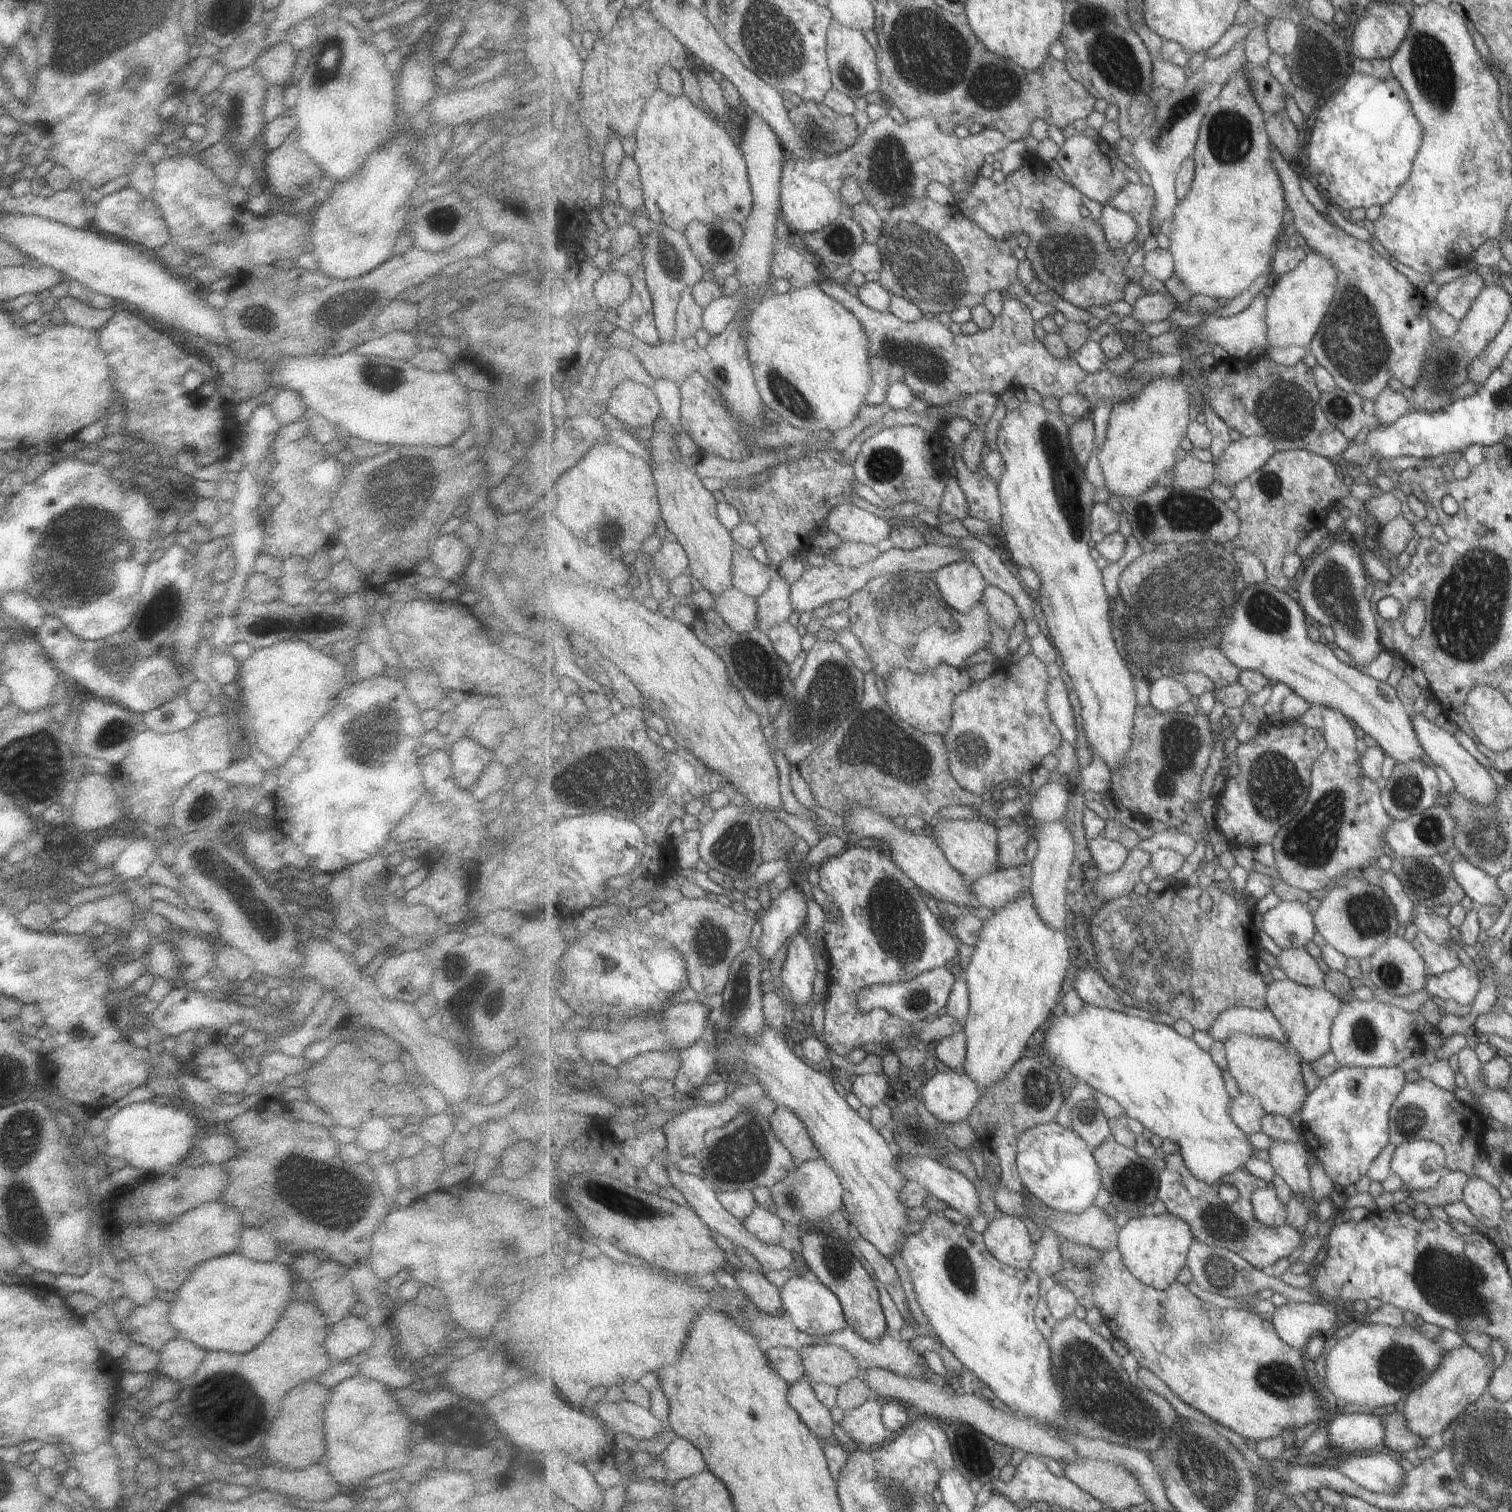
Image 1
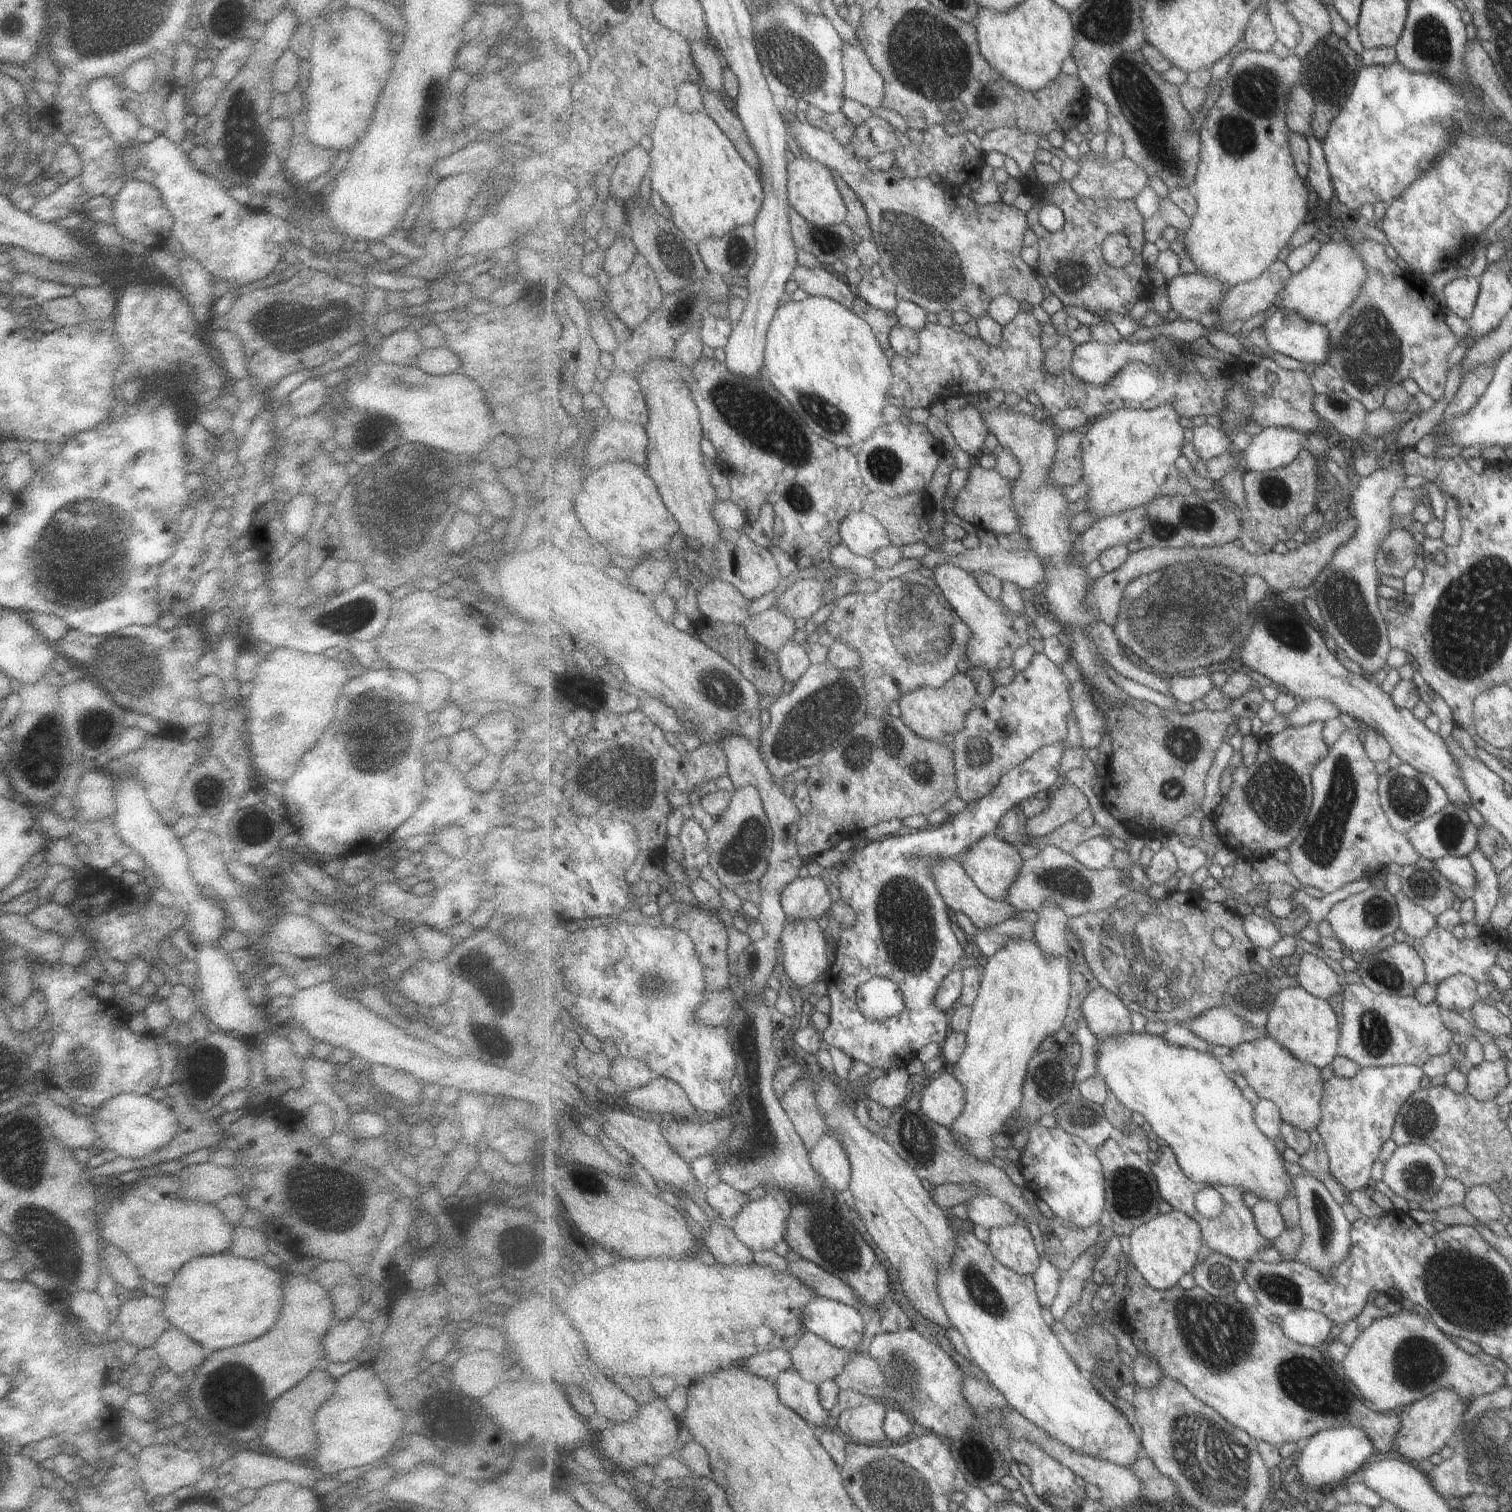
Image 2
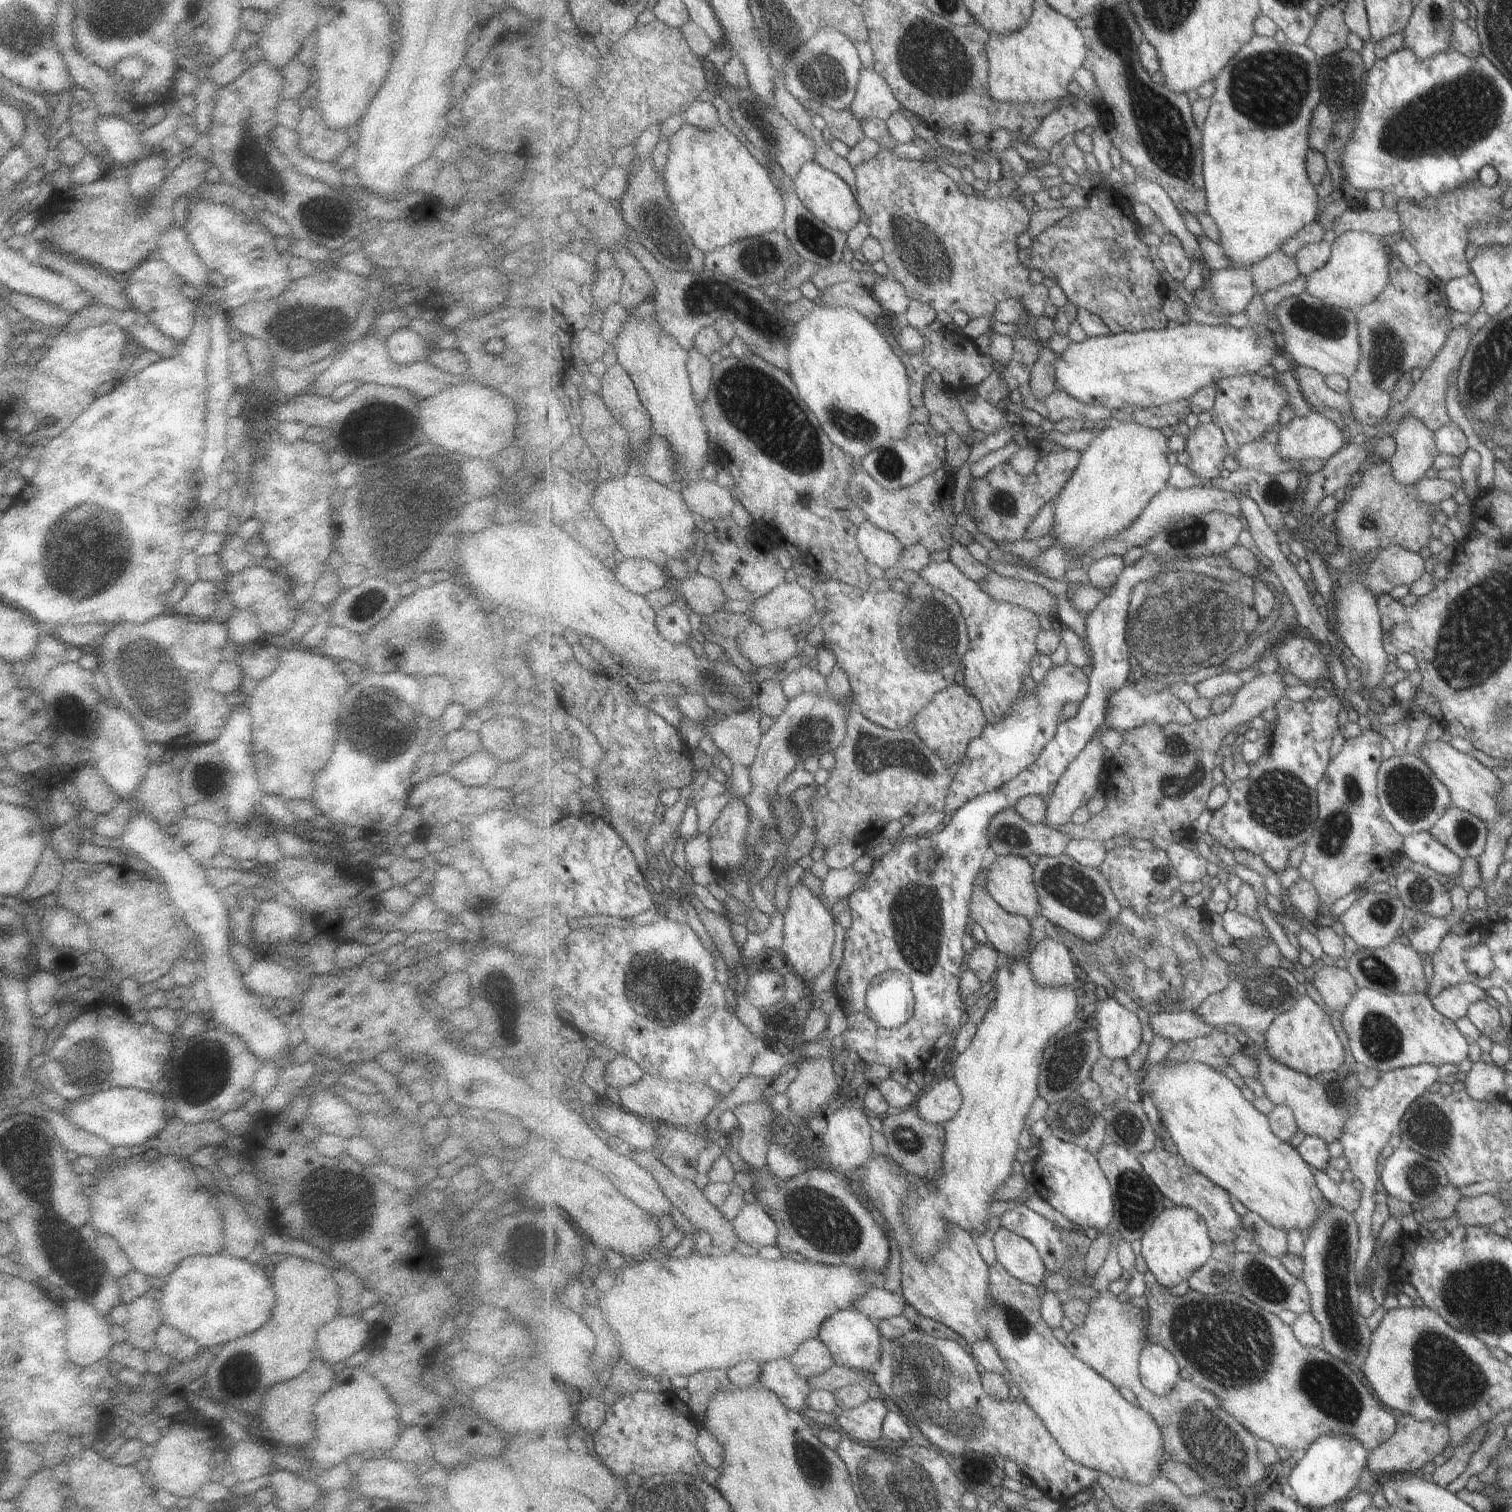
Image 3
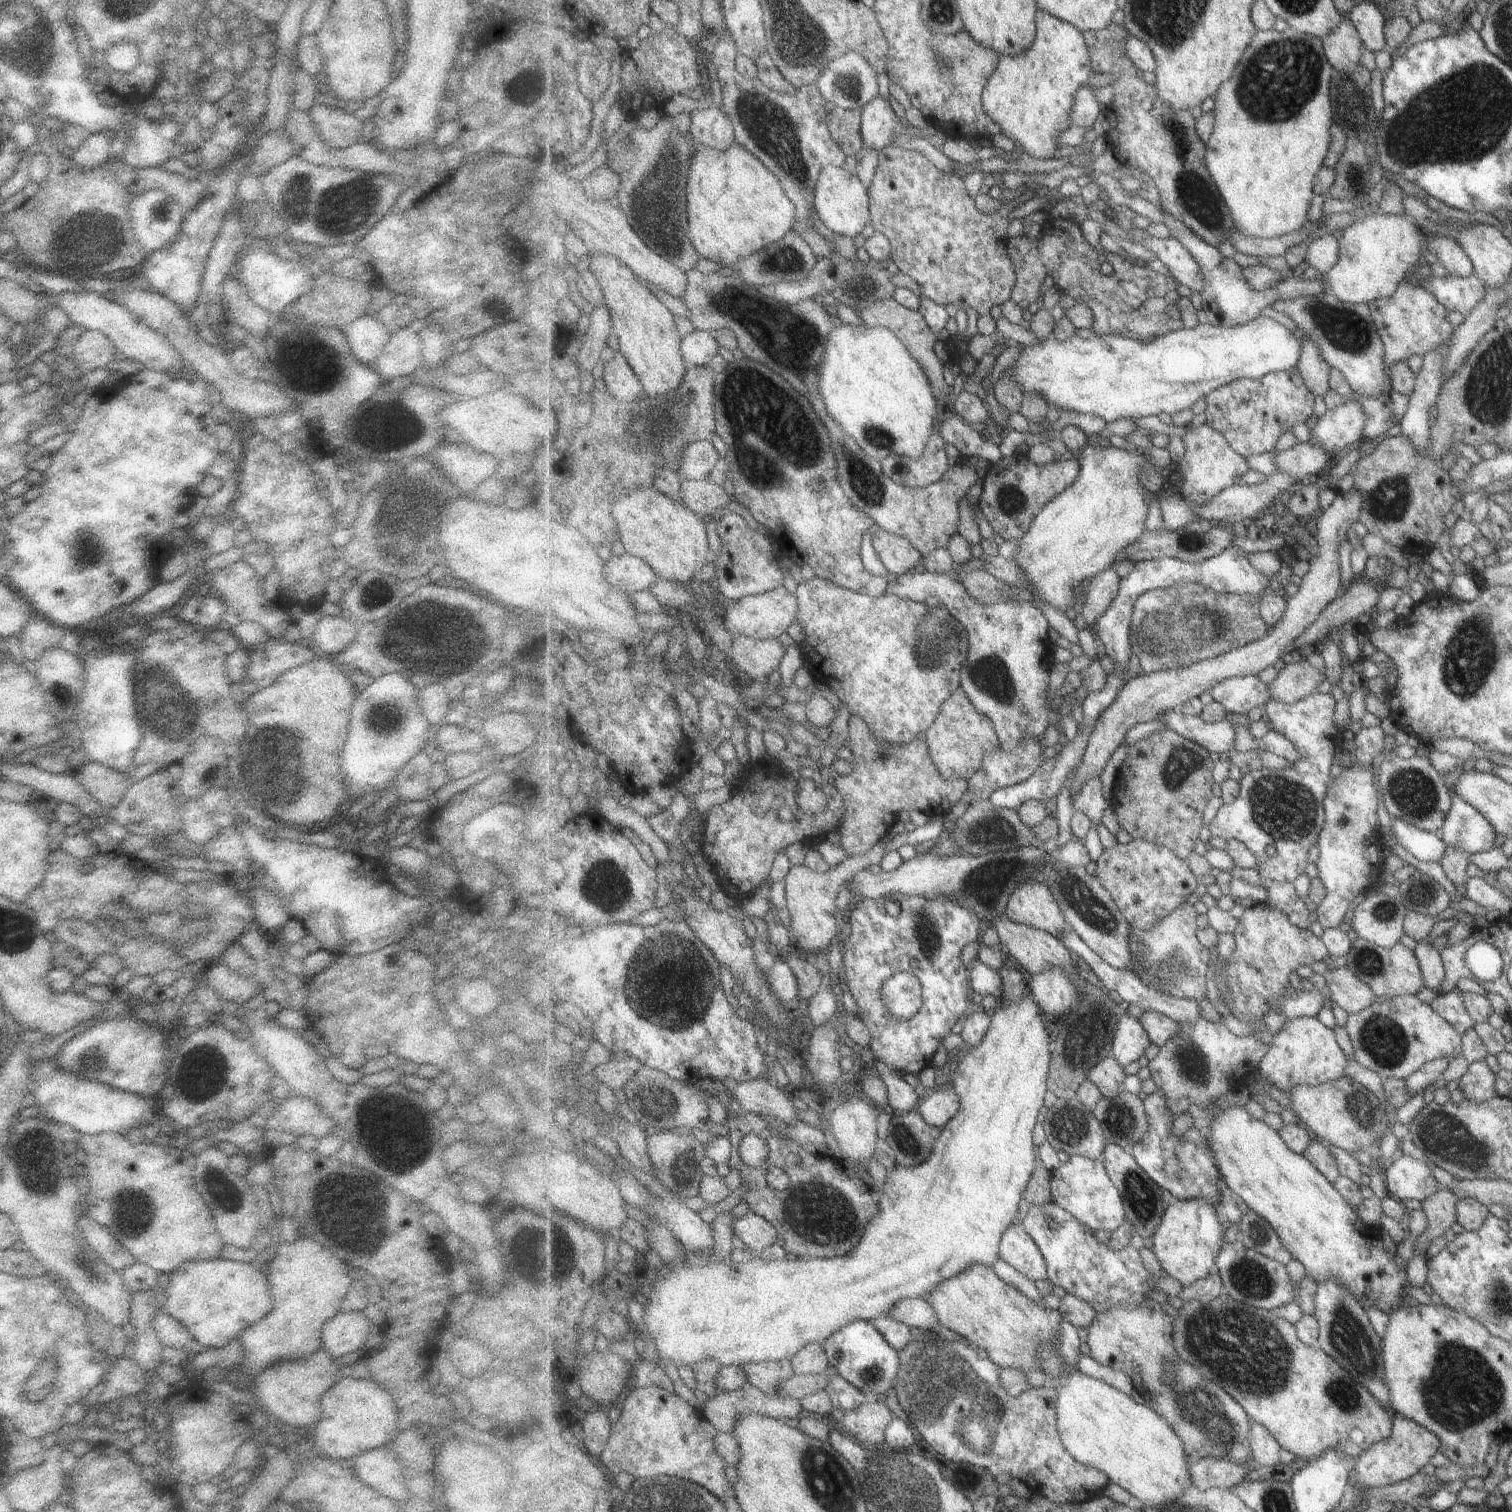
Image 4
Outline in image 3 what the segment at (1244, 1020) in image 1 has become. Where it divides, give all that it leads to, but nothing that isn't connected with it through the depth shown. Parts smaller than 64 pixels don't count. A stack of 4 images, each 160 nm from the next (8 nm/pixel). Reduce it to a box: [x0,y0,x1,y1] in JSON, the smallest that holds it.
[1149,1011,1215,1043]

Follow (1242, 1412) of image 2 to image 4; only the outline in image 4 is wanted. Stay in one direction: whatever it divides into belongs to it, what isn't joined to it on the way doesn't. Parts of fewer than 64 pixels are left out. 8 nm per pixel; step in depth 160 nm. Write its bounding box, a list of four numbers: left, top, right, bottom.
[1174,1297,1395,1461]

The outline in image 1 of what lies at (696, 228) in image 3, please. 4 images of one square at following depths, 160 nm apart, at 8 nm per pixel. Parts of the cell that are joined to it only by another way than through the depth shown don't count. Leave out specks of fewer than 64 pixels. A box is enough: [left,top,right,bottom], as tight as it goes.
[633,88,754,232]

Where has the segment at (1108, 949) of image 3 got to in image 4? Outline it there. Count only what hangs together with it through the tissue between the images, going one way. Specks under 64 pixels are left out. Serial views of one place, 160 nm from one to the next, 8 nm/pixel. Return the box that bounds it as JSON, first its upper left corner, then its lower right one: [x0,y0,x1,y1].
[1131,902,1211,1001]

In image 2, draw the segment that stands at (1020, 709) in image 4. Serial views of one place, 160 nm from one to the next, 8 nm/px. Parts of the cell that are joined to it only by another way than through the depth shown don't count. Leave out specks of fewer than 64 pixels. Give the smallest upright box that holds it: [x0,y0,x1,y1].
[932,563,1031,698]

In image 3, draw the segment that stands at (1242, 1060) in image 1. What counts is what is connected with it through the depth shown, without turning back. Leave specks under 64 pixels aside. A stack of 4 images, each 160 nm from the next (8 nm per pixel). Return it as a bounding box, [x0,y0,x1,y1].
[1233,1028,1347,1142]

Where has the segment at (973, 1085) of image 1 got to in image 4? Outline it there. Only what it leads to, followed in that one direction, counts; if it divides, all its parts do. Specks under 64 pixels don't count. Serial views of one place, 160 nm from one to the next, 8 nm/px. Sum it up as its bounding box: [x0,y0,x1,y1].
[916,1085,960,1128]

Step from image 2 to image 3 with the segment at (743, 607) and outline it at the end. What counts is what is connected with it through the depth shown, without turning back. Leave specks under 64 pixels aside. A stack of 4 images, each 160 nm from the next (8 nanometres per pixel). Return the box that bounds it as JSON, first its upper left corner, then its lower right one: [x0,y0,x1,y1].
[676,572,729,617]

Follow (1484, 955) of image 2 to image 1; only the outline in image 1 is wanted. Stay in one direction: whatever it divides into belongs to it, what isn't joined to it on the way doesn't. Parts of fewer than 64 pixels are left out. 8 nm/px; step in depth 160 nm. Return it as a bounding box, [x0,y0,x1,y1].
[1412,931,1460,977]

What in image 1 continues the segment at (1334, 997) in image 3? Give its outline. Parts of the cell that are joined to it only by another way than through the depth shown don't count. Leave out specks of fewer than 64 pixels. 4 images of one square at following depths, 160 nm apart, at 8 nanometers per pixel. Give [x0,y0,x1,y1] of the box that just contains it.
[1275,948,1325,986]

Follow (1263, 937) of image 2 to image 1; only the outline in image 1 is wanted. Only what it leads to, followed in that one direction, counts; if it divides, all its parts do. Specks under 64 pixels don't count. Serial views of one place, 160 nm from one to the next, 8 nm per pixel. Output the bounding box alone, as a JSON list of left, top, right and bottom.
[1262,899,1315,949]

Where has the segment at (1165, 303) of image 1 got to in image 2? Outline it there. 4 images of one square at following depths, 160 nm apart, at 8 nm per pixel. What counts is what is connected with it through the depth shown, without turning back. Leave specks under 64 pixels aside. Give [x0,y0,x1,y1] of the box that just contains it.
[1167,270,1231,321]

